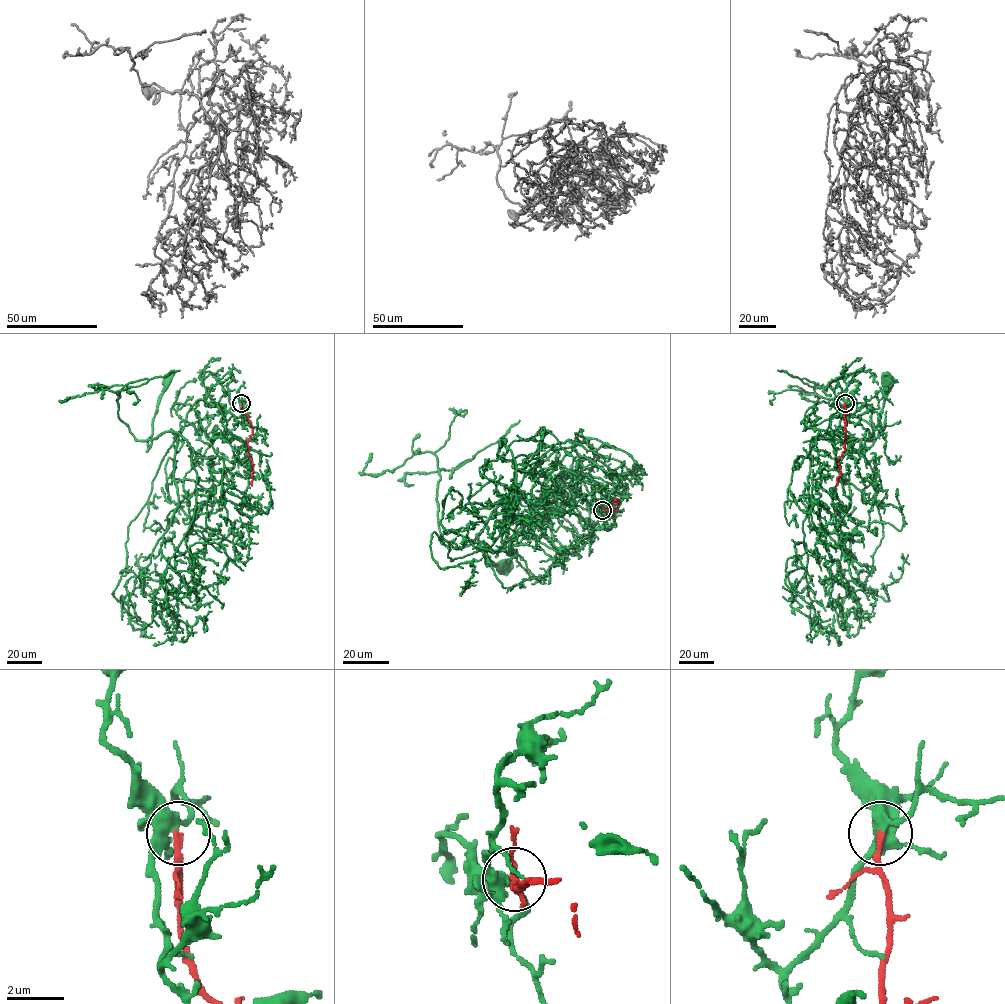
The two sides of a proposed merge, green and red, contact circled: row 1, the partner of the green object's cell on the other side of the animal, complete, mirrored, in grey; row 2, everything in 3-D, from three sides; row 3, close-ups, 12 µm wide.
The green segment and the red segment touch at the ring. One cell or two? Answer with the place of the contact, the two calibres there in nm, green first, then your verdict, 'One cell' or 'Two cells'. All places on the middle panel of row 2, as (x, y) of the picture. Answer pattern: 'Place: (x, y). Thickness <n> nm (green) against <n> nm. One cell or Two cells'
Place: (602, 510). Thickness 400 nm (green) against 220 nm. Two cells

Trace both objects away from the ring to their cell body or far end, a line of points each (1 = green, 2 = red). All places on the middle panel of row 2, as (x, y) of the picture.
1: (602, 510), (580, 456), (531, 505), (513, 487), (477, 534), (478, 551), (503, 567)
2: (602, 510), (617, 511), (610, 507), (613, 500), (617, 503), (615, 499)

